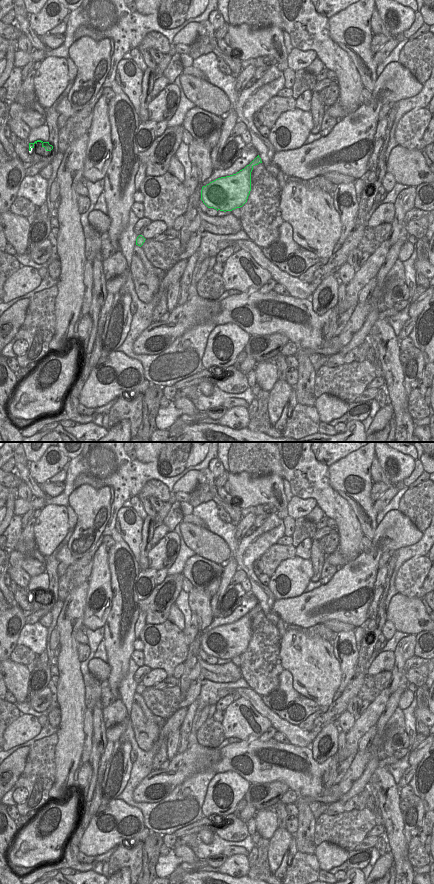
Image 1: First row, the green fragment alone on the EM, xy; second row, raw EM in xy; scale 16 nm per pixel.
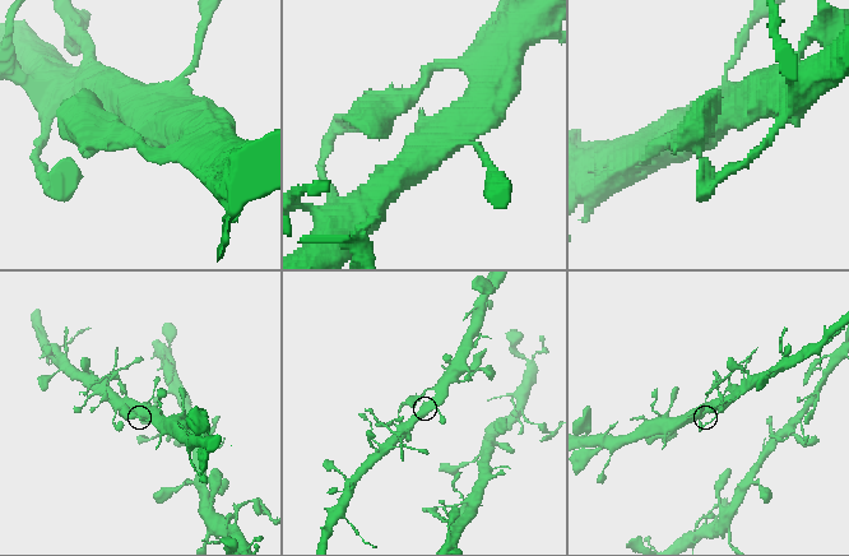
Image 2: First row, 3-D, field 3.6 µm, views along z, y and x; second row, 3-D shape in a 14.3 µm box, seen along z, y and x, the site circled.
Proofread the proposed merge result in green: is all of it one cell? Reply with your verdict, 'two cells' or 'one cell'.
one cell

